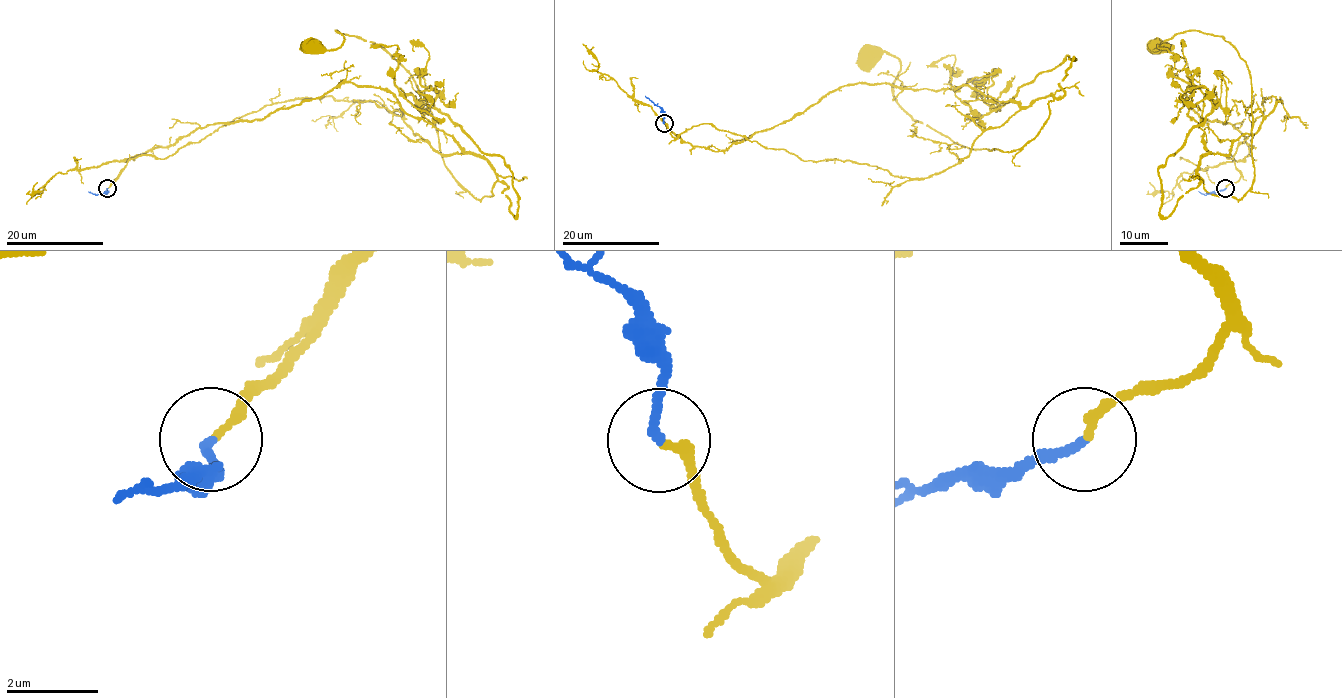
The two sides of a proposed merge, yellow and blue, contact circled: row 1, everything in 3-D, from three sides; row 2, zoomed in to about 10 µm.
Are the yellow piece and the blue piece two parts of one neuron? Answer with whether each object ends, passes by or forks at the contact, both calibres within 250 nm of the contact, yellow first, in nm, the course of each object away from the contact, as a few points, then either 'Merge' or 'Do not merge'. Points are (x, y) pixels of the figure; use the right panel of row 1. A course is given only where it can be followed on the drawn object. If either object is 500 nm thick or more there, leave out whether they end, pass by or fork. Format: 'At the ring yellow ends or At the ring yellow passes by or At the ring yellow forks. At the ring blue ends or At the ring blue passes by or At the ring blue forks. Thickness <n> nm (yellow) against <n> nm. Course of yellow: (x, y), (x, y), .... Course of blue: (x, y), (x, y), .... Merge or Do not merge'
At the ring yellow ends. At the ring blue ends. Thickness 200 nm (yellow) against 190 nm. Course of yellow: (1226, 188), (1226, 154), (1280, 101), (1200, 159), (1210, 193), (1254, 178), (1250, 71), (1219, 36), (1155, 45). Course of blue: (1226, 188), (1204, 194), (1198, 191). Merge

